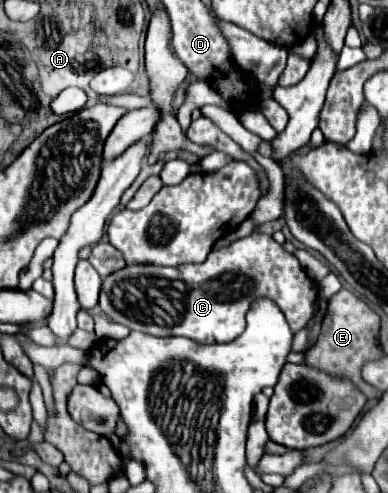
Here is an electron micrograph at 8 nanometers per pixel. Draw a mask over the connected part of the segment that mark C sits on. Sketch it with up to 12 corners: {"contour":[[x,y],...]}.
{"contour":[[256,232],[178,268],[126,266],[100,308],[152,336],[232,342],[258,298],[298,332],[318,286]]}

